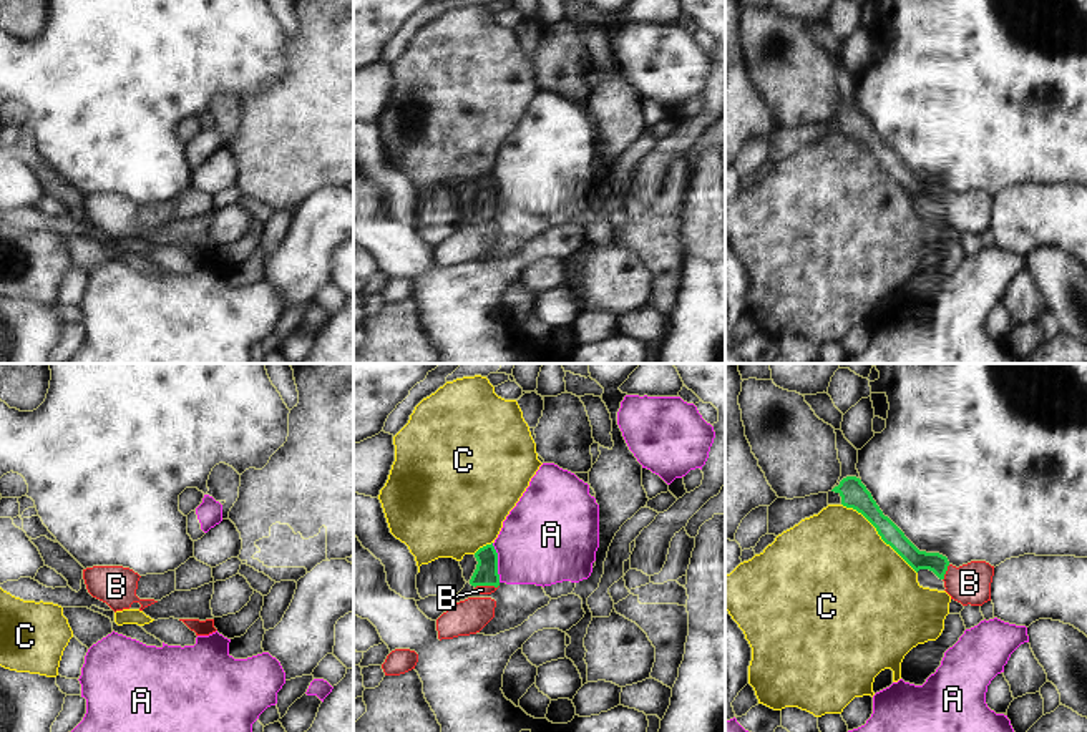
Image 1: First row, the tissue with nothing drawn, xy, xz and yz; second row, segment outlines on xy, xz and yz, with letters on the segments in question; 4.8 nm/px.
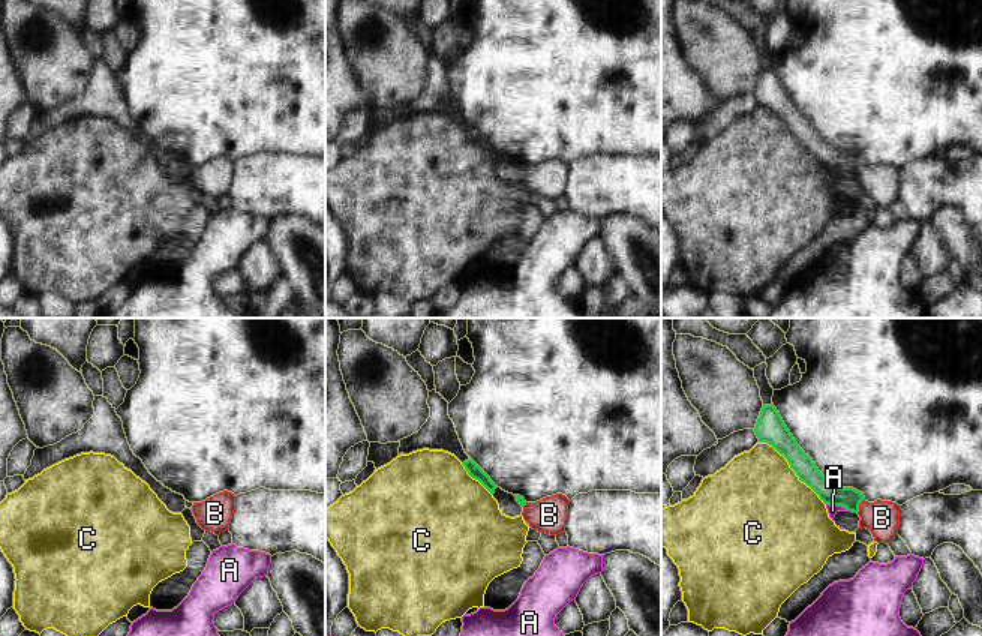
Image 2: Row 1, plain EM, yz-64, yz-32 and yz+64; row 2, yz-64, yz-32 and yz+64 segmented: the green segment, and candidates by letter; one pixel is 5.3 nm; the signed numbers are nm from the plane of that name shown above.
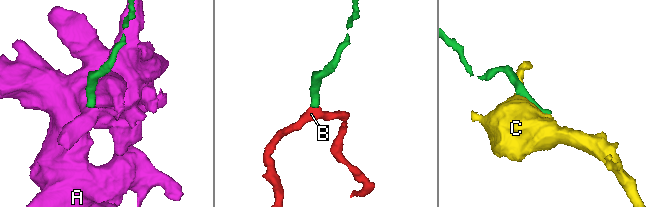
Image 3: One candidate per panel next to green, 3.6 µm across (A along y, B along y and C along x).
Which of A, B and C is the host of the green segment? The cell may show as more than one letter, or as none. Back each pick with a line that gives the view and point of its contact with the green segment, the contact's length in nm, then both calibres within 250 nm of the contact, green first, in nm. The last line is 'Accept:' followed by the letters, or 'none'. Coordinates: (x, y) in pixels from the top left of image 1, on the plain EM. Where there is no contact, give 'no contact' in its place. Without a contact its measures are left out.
B: contact yz (945, 201); length 90 nm; calibres 100 and 190 nm
Accept: B

